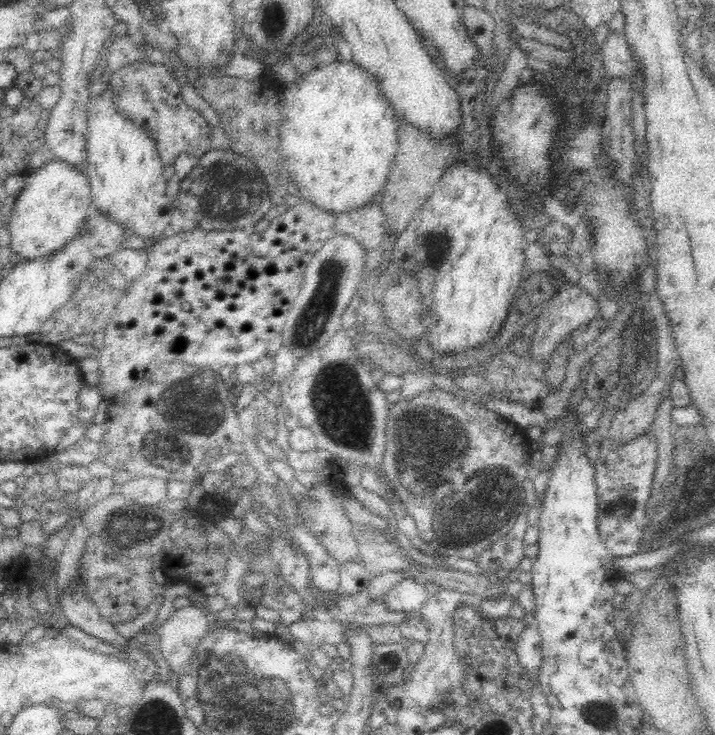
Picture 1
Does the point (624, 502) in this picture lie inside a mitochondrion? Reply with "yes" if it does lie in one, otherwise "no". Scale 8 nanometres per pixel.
yes

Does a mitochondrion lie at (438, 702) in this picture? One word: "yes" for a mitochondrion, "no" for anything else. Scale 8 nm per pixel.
yes

